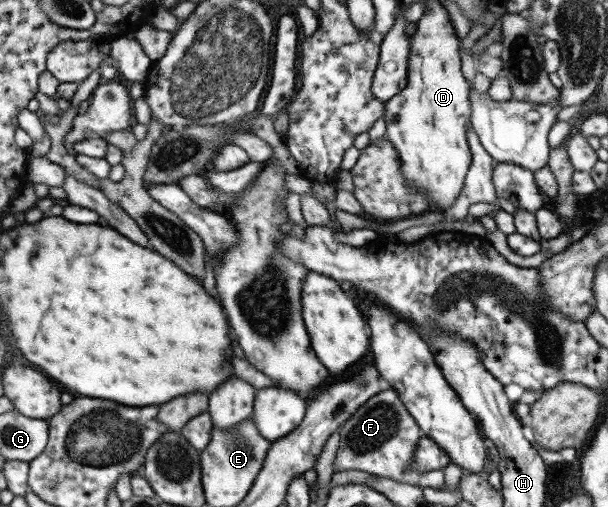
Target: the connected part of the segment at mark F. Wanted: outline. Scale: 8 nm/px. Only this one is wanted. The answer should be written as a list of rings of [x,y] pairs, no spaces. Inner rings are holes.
[[[392,389],[378,392],[368,398],[338,430],[339,445],[332,460],[334,472],[358,470],[397,482],[408,482],[420,488],[440,489],[444,486],[441,470],[426,471],[426,473],[408,471],[412,464],[414,448],[422,433]]]

